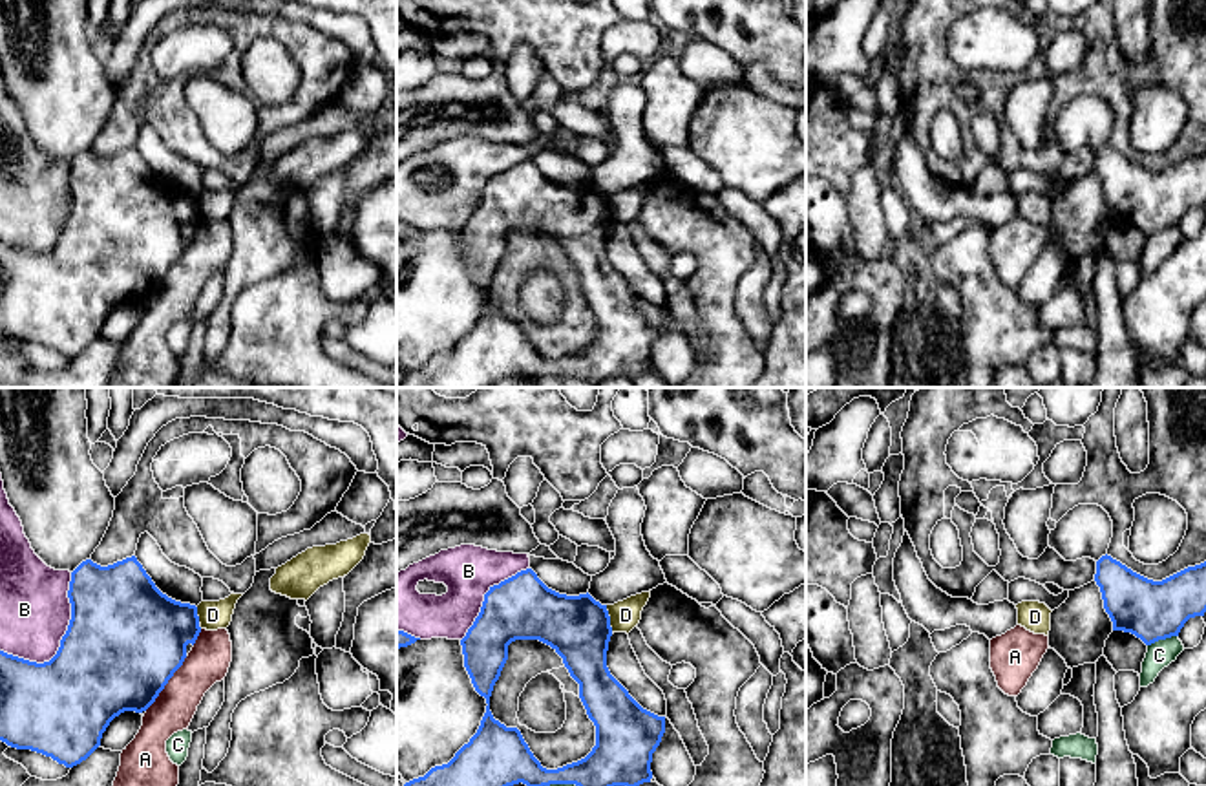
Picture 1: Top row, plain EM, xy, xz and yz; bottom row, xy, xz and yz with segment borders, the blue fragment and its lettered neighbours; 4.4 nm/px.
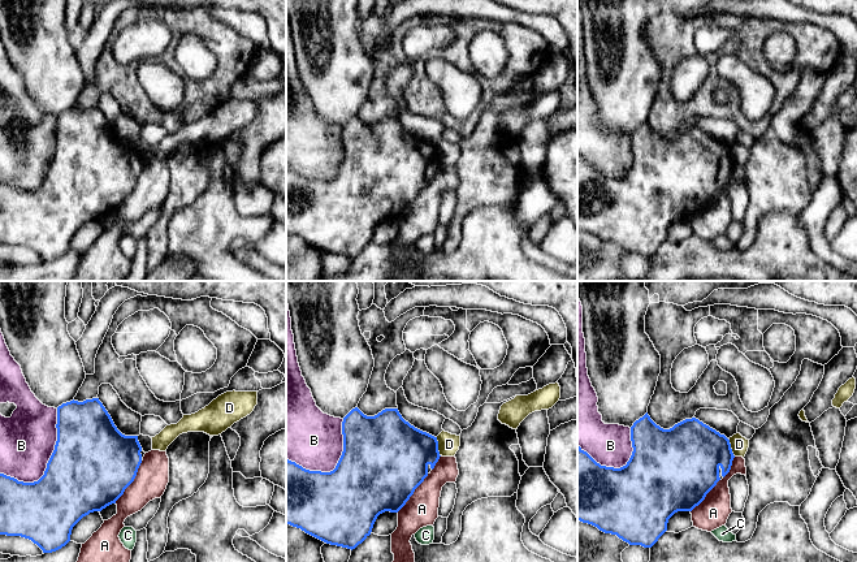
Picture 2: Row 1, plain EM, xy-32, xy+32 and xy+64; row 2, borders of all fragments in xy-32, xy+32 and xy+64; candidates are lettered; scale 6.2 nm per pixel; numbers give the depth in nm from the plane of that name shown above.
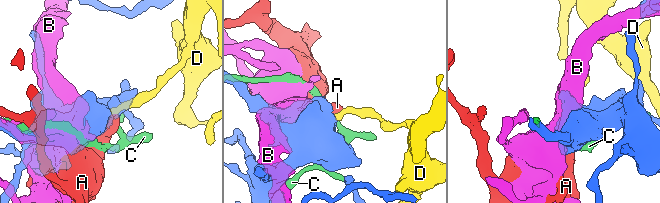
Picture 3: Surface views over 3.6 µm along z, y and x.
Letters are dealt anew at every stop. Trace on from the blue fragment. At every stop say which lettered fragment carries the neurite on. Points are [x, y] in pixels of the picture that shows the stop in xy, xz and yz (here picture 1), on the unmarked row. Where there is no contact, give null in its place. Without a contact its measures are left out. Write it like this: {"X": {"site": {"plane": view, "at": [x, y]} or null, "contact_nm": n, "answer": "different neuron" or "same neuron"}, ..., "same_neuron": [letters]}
{"A": {"site": {"plane": "xy", "at": [167, 273]}, "contact_nm": 300, "answer": "different neuron"}, "B": {"site": {"plane": "xy", "at": [61, 231]}, "contact_nm": 480, "answer": "different neuron"}, "C": {"site": {"plane": "yz", "at": [1163, 229]}, "contact_nm": 140, "answer": "different neuron"}, "D": {"site": {"plane": "xz", "at": [609, 209]}, "contact_nm": 120, "answer": "different neuron"}, "same_neuron": []}

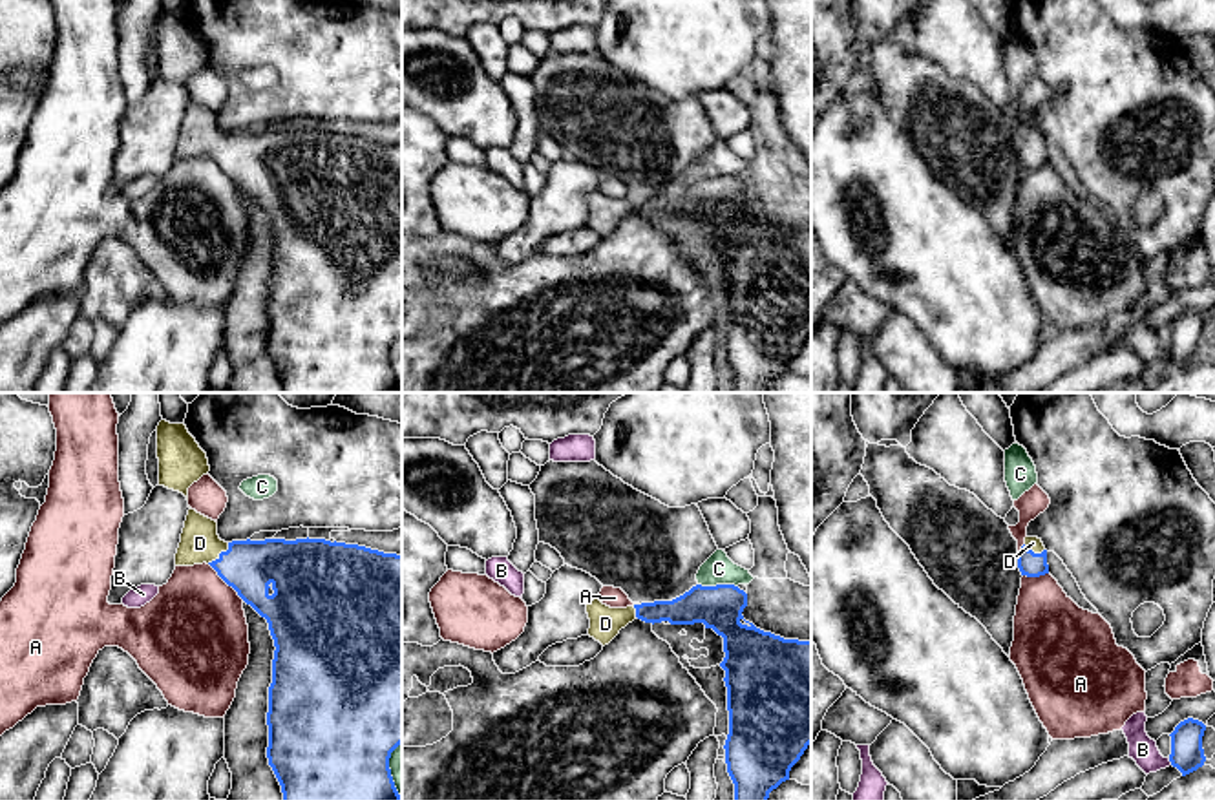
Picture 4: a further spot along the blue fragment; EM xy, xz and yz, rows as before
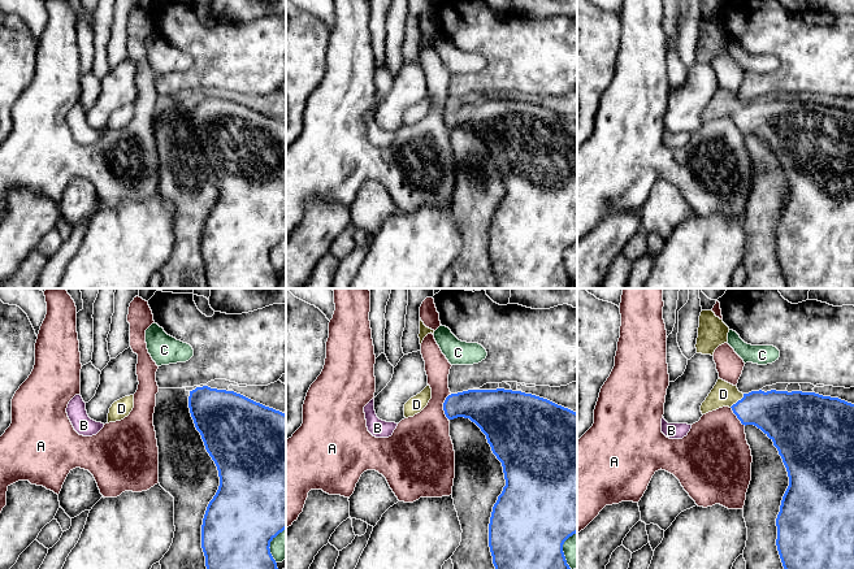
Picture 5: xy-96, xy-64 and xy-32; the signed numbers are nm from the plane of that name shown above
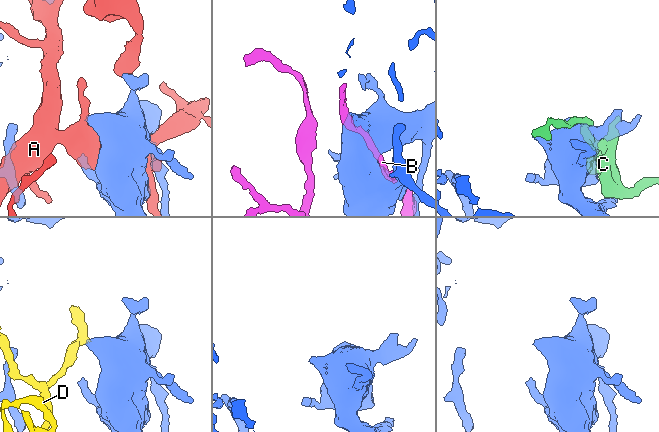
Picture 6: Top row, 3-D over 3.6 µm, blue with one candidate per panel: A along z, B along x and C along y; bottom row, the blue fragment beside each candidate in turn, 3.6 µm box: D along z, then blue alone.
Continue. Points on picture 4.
{"A": {"site": {"plane": "xy", "at": [225, 172]}, "contact_nm": 220, "answer": "different neuron"}, "B": {"site": {"plane": "yz", "at": [1170, 351]}, "contact_nm": 40, "answer": "different neuron"}, "C": {"site": {"plane": "xz", "at": [718, 176]}, "contact_nm": 180, "answer": "different neuron"}, "D": {"site": {"plane": "xy", "at": [220, 145]}, "contact_nm": 140, "answer": "same neuron"}, "same_neuron": ["D"]}

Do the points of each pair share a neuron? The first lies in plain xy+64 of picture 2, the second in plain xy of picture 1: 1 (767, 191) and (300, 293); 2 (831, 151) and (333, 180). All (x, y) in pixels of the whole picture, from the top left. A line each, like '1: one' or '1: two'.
1: two
2: one

